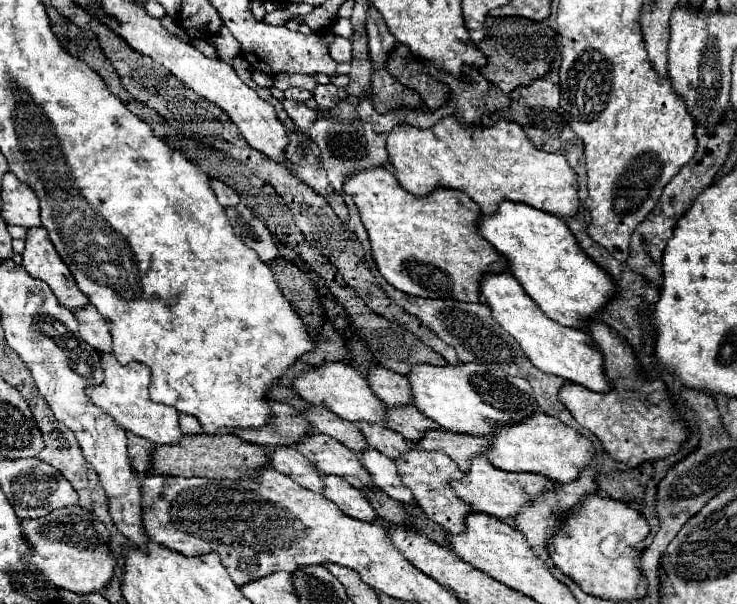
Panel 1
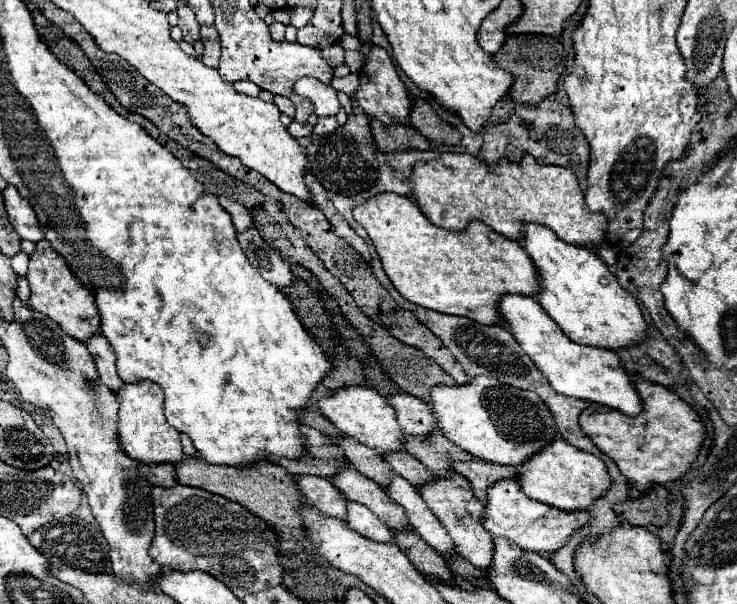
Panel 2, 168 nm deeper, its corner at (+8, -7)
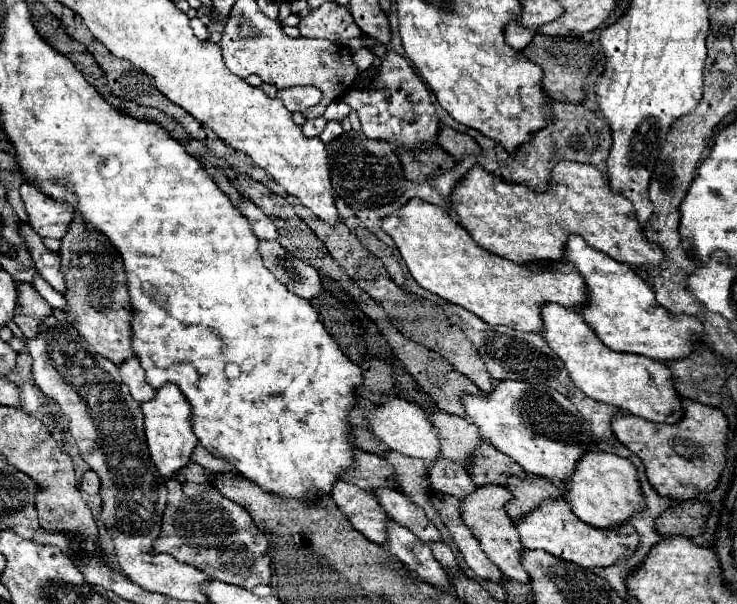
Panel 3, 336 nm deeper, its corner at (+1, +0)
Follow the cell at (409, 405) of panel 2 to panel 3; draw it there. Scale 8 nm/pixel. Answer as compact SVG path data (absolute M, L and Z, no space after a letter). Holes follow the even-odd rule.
M440 409L432 411L428 419L438 433L442 455L448 459L454 459L460 465L466 465L470 459L470 453L480 443L478 427L468 423L464 417L450 415Z

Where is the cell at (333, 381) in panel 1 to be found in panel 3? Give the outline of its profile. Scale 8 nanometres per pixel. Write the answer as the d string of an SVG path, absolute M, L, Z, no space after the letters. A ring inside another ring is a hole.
M384 395L382 401L370 411L368 425L370 425L370 431L392 451L398 451L398 453L408 455L408 457L428 459L428 461L434 461L440 455L440 445L438 445L438 439L436 439L436 431L434 431L432 423L428 423L426 413L418 405L408 403L400 397Z

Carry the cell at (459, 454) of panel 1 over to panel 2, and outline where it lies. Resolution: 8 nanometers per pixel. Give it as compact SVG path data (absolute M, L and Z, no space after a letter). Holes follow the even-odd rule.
M473 460L473 462L453 462L453 468L473 484L475 498L479 498L481 502L483 498L487 498L487 486L493 486L495 482L507 478L519 480L519 470L515 466L501 466L493 462Z

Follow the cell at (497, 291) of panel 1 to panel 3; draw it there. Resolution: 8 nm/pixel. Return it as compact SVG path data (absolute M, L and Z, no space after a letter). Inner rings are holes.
M546 303L542 305L542 331L540 335L544 337L544 341L548 343L548 347L562 359L568 375L570 375L570 381L574 383L576 389L584 391L588 397L596 399L596 401L602 401L602 403L608 403L608 405L614 405L622 411L628 411L628 413L634 413L642 419L648 419L648 421L664 421L664 423L676 423L680 419L680 395L678 391L674 389L674 385L670 383L670 369L660 363L660 361L654 361L654 359L648 359L644 355L634 355L634 353L618 353L618 351L612 351L608 349L588 327L586 323L582 323L582 315L578 315L574 309L568 309L564 305L558 305L558 303Z

